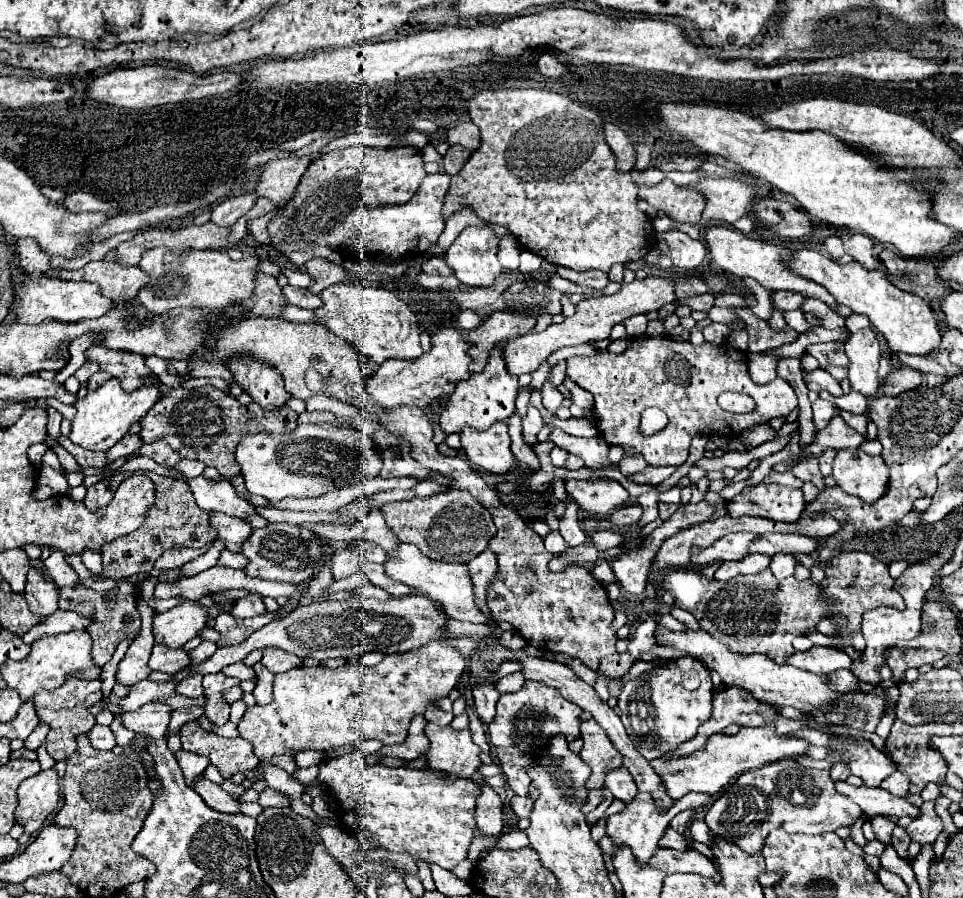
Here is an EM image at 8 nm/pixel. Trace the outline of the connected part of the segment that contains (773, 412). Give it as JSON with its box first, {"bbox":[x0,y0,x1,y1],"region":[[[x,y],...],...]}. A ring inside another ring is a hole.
{"bbox":[567,336,797,466],"region":[[[637,336],[631,338],[629,348],[621,354],[599,354],[599,356],[573,356],[567,360],[567,376],[577,382],[581,388],[589,390],[595,398],[595,412],[599,414],[599,428],[607,444],[621,444],[625,452],[639,452],[645,456],[645,460],[653,466],[681,466],[687,460],[687,450],[695,434],[705,436],[739,436],[743,430],[765,424],[771,418],[787,416],[797,406],[797,396],[791,384],[783,378],[775,378],[769,384],[755,384],[747,370],[747,354],[741,350],[735,350],[731,346],[715,346],[711,342],[703,342],[701,346],[695,346],[691,342],[673,340],[671,336]],[[725,390],[737,390],[741,394],[747,394],[755,400],[755,410],[749,414],[731,414],[719,408],[717,396]],[[659,406],[669,418],[669,424],[665,430],[661,430],[657,436],[641,436],[639,434],[639,416],[645,408]]]}

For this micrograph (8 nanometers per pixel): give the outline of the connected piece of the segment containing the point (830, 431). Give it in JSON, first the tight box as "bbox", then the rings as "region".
{"bbox":[799,416,869,456],"region":[[[835,416],[829,420],[825,430],[819,430],[815,434],[813,444],[807,450],[803,450],[799,456],[821,456],[825,448],[835,448],[835,450],[857,448],[867,440],[869,440],[867,436],[851,430],[851,426],[847,426],[841,416]]]}

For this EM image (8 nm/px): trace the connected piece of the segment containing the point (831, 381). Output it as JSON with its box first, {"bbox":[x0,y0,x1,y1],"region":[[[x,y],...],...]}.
{"bbox":[805,368,843,396],"region":[[[817,368],[817,370],[811,372],[809,376],[805,376],[805,384],[807,384],[807,388],[813,390],[813,392],[823,392],[823,390],[827,390],[827,392],[833,394],[833,396],[841,396],[841,394],[843,394],[839,382],[837,382],[827,370],[821,370],[821,368]]]}

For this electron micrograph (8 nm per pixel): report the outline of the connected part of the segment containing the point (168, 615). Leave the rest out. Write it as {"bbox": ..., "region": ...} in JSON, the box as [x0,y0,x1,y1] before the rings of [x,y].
{"bbox":[153,600,207,648],"region":[[[185,600],[153,618],[153,636],[171,648],[181,648],[207,626],[207,620],[205,606]]]}

